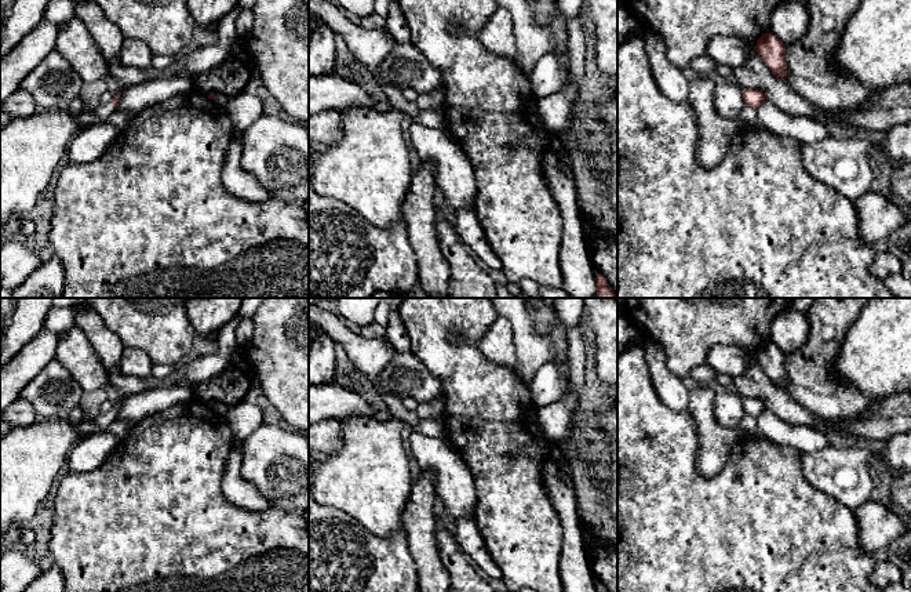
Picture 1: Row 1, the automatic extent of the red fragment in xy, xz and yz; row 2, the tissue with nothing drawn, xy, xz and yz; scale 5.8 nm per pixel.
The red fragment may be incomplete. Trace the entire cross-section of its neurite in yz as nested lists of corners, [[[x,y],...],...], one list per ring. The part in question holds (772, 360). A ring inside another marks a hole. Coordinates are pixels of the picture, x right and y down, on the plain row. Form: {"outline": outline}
{"outline": [[[765,342],[757,349],[757,362],[765,374],[772,379],[773,385],[786,391],[786,353],[773,342]]]}

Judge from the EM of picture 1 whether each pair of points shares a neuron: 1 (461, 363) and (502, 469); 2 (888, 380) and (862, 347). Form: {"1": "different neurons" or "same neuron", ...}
{"1": "same neuron", "2": "same neuron"}

